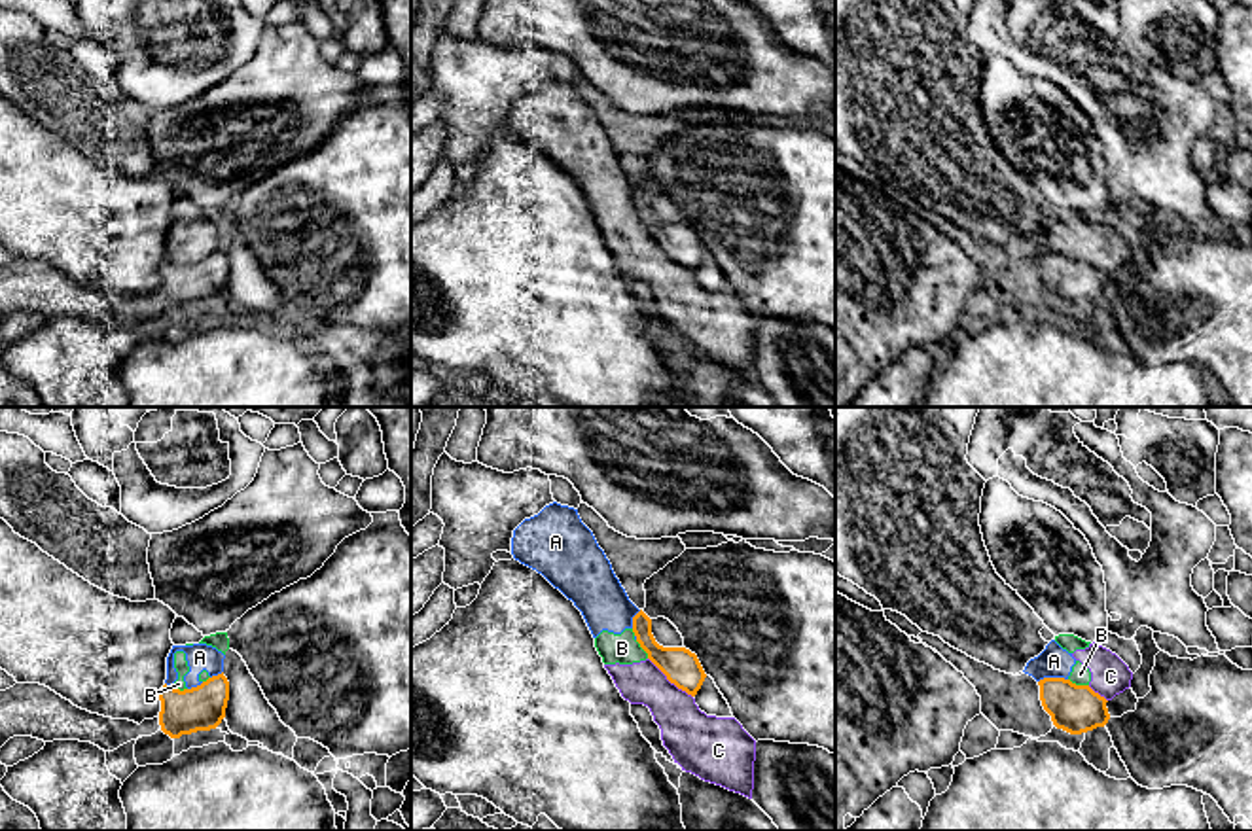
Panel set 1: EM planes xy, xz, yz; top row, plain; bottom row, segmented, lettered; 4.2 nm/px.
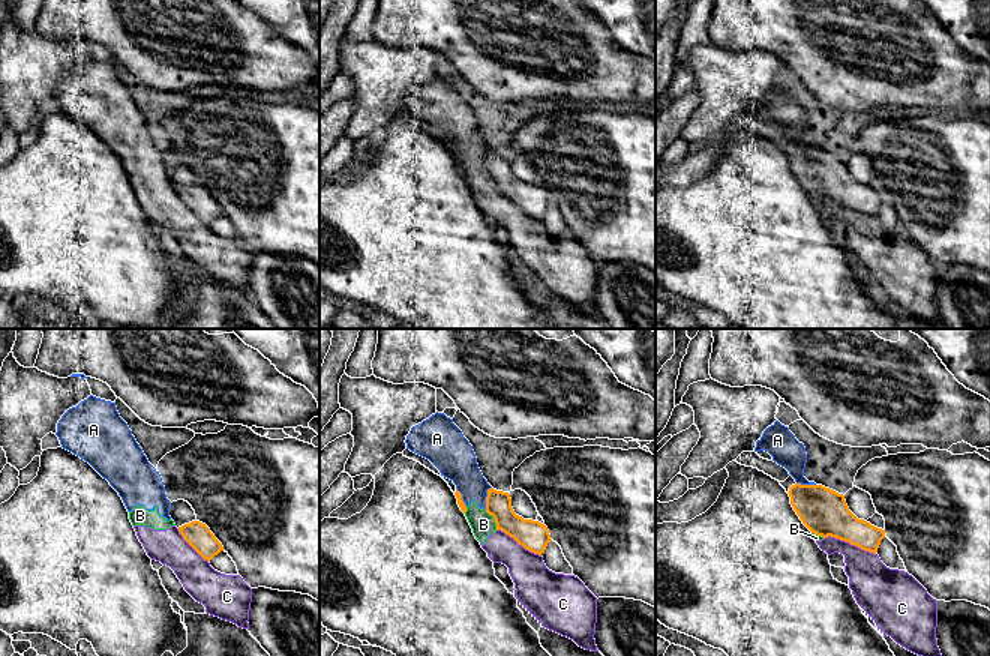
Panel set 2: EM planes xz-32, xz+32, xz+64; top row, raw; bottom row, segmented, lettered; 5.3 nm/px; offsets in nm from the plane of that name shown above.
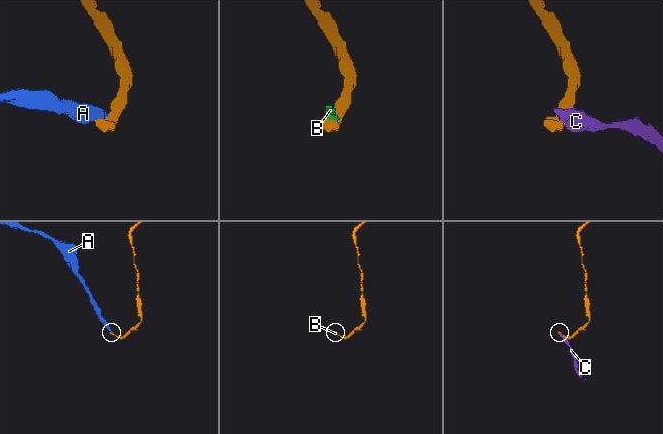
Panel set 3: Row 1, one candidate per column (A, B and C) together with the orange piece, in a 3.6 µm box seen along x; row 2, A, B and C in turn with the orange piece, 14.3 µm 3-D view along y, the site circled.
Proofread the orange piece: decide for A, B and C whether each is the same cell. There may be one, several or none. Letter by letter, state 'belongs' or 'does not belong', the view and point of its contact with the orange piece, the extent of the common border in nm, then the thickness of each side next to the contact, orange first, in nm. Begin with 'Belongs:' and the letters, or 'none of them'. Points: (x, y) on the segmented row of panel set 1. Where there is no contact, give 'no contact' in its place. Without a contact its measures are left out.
Belongs: none of them
A: does not belong | yz (1052, 678) | 130 nm | 200/140 nm
B: does not belong | yz (1078, 686) | 90 nm | 200/90 nm
C: does not belong | xz (669, 680) | 260 nm | 150/220 nm

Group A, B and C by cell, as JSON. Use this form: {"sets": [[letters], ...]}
{"sets": [["A", "B", "C"]]}

